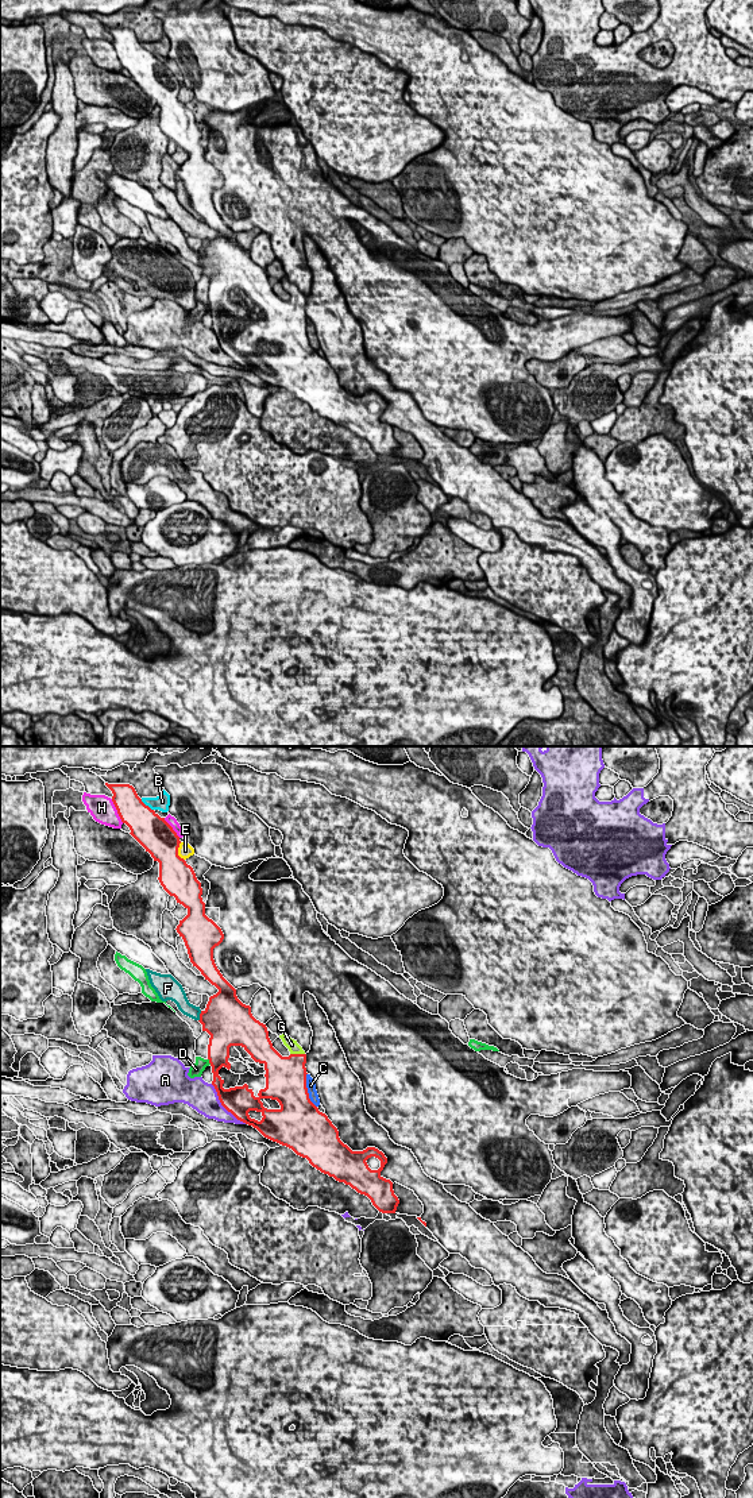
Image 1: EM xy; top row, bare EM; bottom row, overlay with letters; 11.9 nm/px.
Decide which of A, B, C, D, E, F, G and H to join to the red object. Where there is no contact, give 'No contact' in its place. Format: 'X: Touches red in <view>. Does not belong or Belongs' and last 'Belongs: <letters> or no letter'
A: Touches red in xy. Does not belong
B: Touches red in xy. Does not belong
C: Touches red in xy. Does not belong
D: Touches red in xy. Does not belong
E: Touches red in xy. Does not belong
F: Touches red in xy. Does not belong
G: Touches red in xy. Belongs
H: Touches red in xy. Does not belong
Belongs: G

